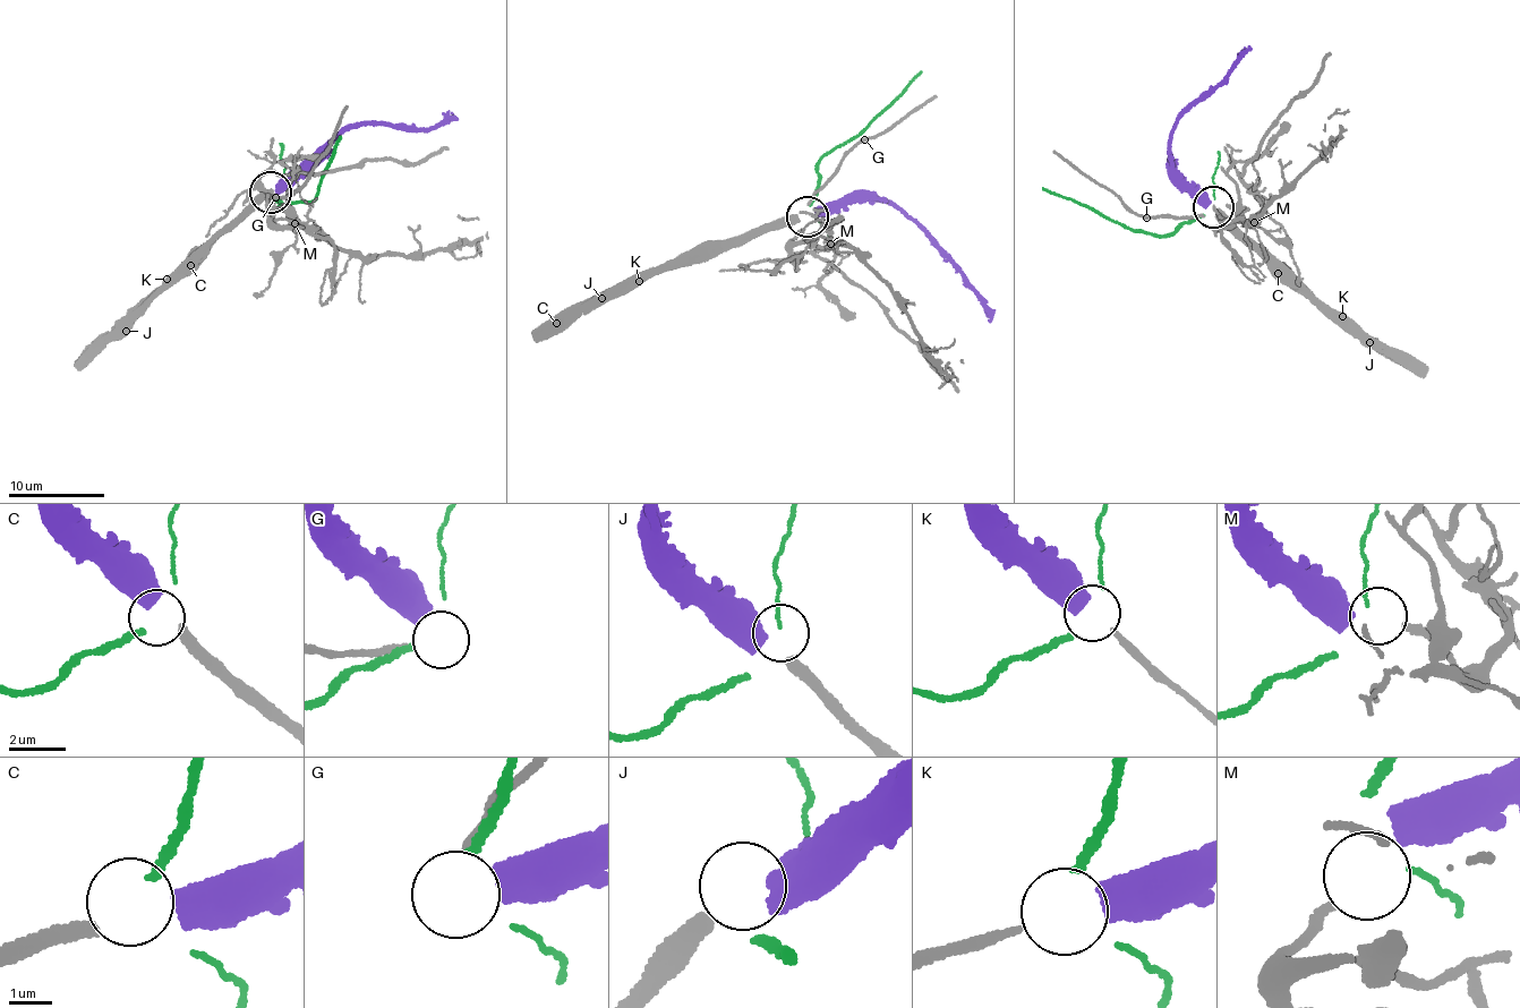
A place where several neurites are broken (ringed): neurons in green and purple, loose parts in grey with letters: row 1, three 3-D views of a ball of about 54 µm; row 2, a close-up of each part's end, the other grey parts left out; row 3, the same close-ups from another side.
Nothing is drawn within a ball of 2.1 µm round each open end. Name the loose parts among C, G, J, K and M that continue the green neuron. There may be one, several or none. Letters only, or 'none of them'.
M

